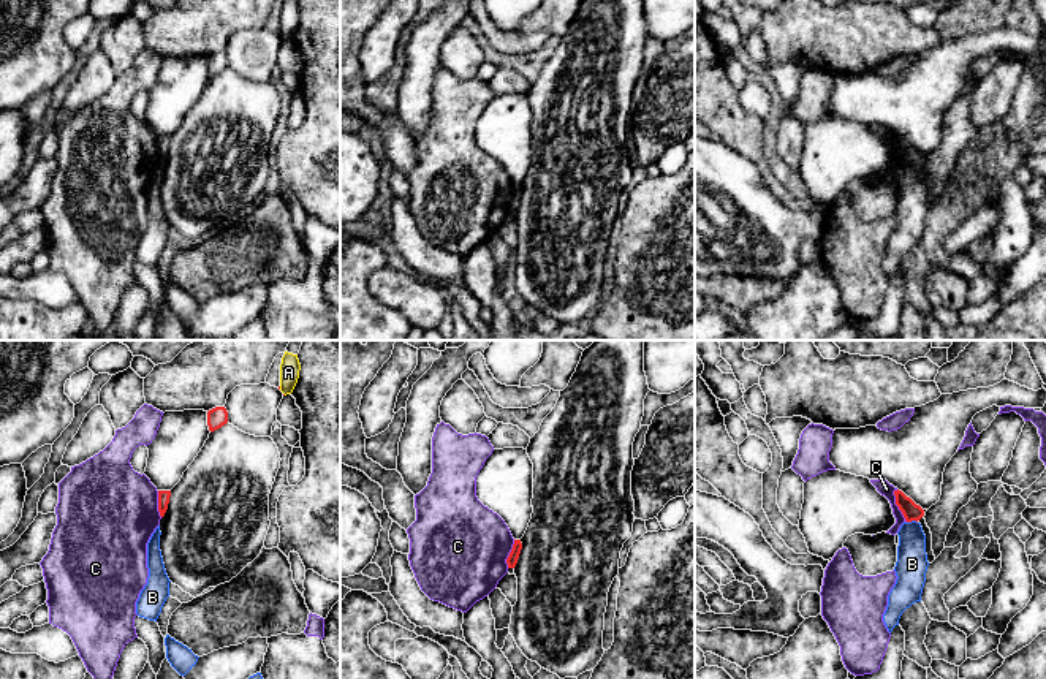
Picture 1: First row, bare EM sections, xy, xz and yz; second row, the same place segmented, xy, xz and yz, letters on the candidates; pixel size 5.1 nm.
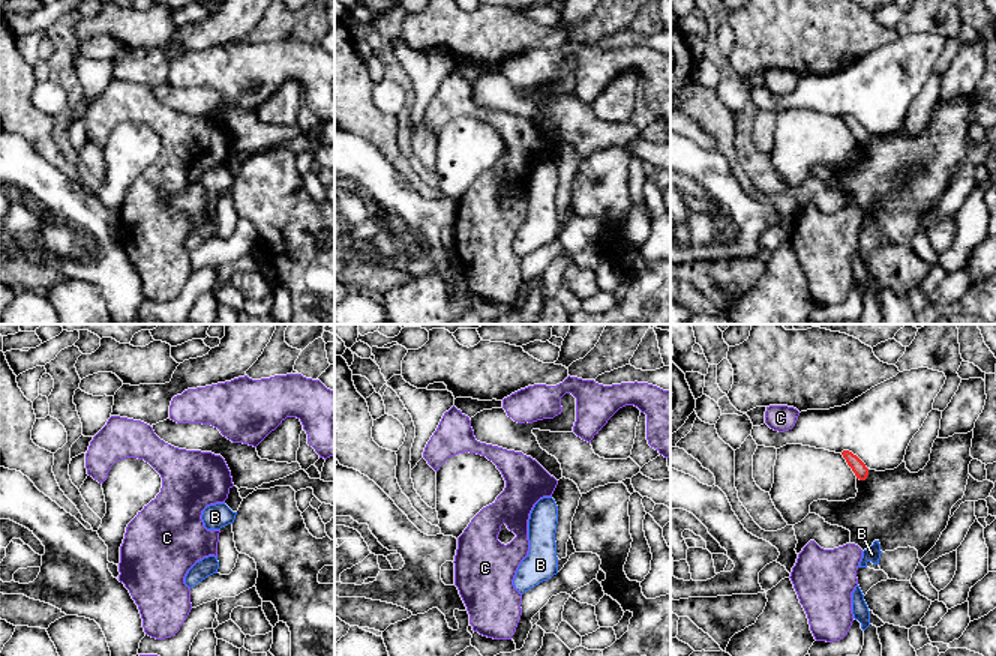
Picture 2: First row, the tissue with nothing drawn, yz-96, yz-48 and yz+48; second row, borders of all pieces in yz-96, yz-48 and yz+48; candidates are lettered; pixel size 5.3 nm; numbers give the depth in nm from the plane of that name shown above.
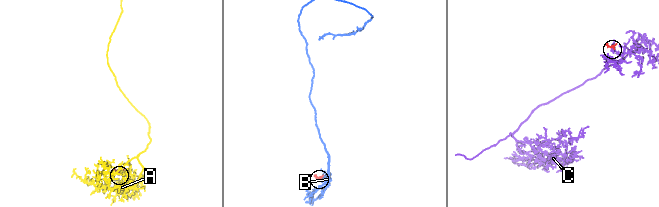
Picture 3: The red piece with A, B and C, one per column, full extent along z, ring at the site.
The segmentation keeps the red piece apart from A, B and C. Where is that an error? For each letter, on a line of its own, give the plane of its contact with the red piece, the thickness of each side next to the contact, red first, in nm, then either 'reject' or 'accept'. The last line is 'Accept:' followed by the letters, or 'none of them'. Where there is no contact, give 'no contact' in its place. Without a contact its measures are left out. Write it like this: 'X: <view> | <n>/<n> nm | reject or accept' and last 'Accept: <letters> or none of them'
A: no contact | reject
B: yz | 90/160 nm | reject
C: yz | 90/70 nm | reject
Accept: none of them

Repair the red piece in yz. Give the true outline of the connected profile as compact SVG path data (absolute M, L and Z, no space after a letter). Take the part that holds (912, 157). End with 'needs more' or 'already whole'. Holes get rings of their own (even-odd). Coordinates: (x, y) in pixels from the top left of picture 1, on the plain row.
M894 136L896 150L902 157L907 168L919 166L924 161L924 155L916 150L910 142L907 142L902 136Z; already whole

